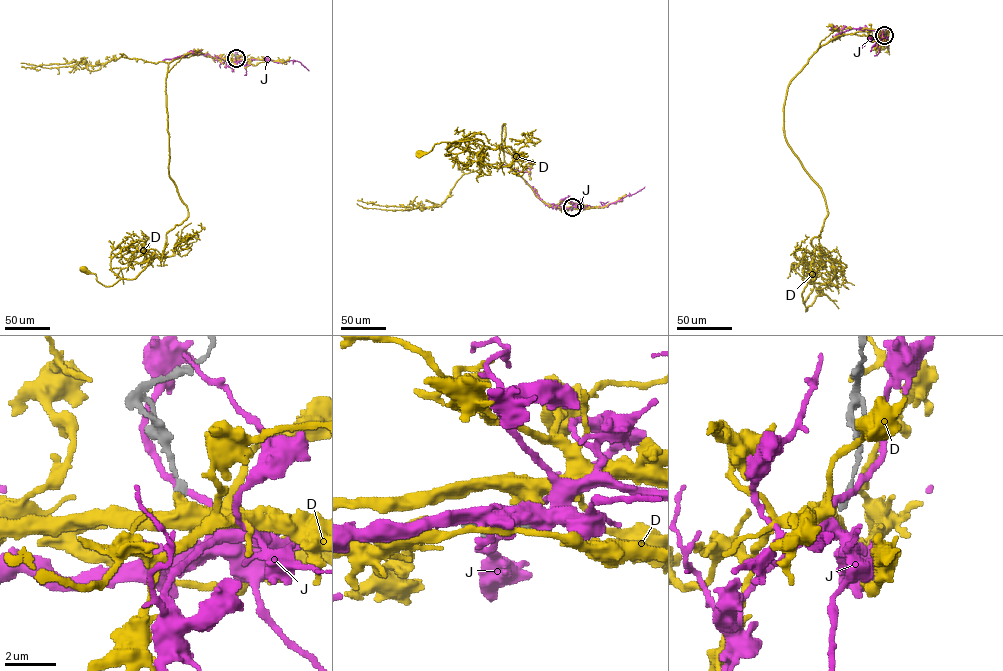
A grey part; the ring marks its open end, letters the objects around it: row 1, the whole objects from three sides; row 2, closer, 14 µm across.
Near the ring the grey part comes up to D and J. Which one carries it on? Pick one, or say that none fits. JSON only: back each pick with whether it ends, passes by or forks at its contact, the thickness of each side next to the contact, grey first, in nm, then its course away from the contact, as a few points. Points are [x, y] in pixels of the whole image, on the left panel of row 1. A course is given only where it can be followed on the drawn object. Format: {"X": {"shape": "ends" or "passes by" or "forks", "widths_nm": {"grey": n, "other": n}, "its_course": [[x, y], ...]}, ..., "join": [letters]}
{"join": []}

